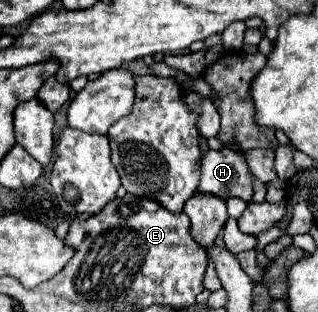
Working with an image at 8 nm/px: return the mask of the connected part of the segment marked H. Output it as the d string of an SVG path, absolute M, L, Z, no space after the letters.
M230 149L208 151L200 161L200 171L198 193L208 193L220 199L238 197L250 203L254 195L252 175L242 153Z

